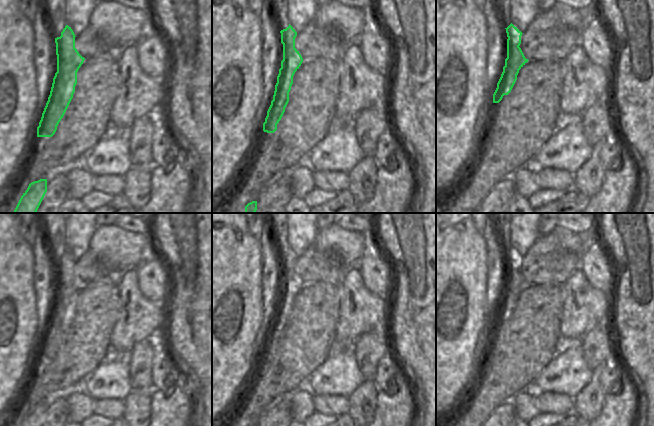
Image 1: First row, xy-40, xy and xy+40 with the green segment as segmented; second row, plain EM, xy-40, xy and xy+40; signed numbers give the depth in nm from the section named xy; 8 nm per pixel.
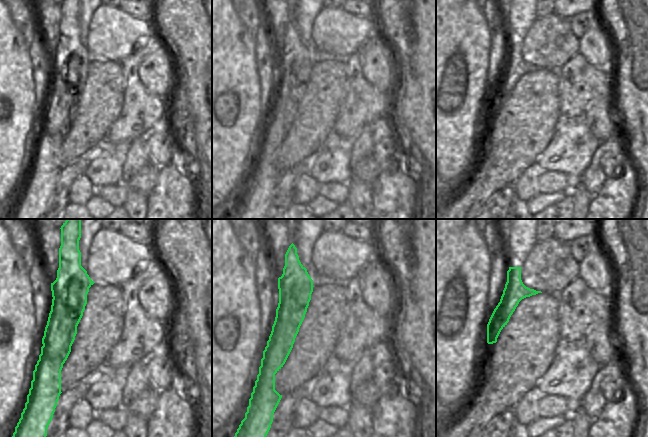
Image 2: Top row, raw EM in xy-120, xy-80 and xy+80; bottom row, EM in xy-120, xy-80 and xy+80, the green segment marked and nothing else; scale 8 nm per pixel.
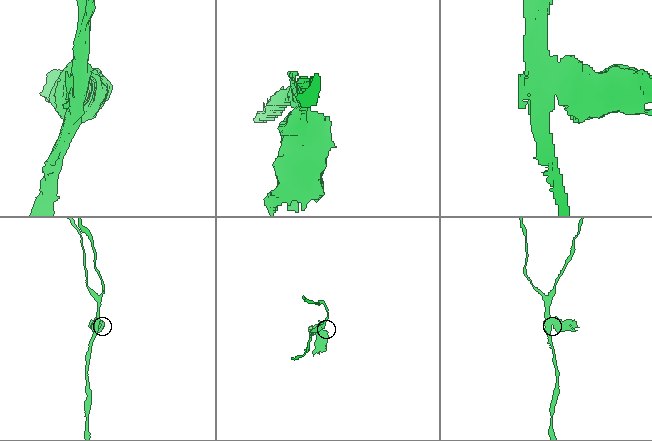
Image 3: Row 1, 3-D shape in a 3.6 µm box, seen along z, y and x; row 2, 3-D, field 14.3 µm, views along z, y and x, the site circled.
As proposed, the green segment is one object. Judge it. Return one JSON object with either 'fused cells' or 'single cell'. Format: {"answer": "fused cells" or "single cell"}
{"answer": "fused cells"}

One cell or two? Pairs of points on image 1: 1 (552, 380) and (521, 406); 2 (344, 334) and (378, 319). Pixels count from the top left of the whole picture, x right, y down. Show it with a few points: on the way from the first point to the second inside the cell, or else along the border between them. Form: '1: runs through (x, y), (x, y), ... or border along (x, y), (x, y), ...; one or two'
1: border along (542, 391), (563, 392), (565, 394); two
2: runs through (352, 326), (359, 319), (370, 319); one

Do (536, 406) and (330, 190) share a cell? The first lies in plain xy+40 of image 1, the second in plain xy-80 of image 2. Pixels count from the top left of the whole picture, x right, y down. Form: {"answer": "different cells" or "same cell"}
{"answer": "same cell"}

